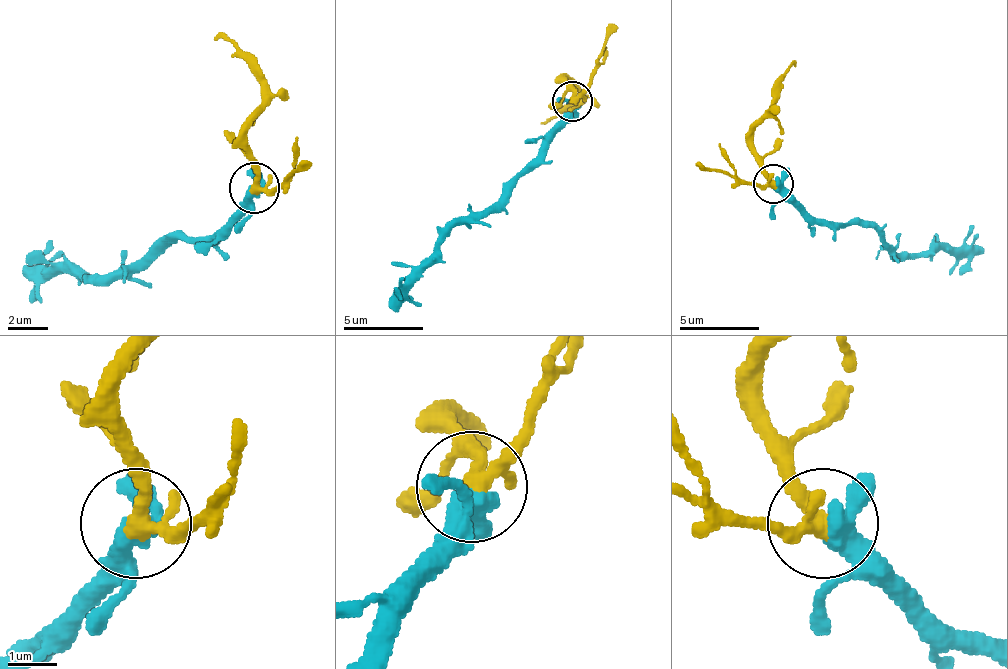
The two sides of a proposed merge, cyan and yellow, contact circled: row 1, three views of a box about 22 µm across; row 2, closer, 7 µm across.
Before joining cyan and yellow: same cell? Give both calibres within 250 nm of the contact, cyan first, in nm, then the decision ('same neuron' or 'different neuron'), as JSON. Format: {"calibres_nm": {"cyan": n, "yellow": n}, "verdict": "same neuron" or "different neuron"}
{"calibres_nm": {"cyan": 400, "yellow": 240}, "verdict": "same neuron"}

